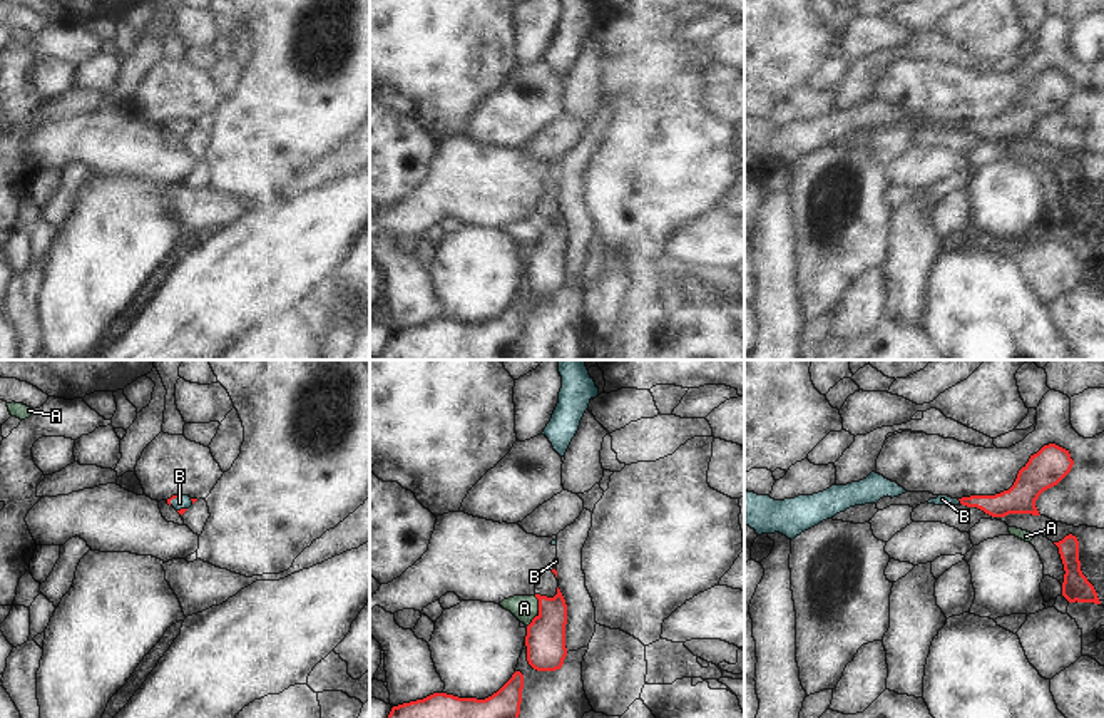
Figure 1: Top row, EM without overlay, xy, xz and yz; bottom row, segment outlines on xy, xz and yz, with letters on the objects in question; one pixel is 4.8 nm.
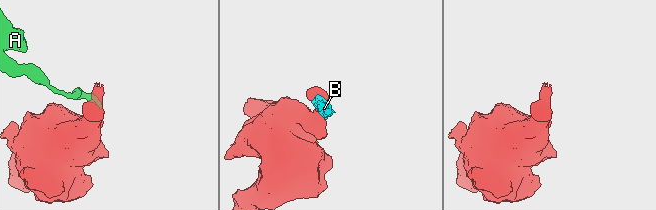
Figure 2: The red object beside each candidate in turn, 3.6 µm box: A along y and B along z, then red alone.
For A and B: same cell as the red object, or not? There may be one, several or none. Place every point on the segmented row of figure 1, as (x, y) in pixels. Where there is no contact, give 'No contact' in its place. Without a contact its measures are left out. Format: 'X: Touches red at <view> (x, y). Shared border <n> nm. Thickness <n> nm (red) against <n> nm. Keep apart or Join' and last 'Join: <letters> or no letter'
A: Touches red at xz (539, 611). Shared border 160 nm. Thickness 190 nm (red) against 120 nm. Keep apart
B: Touches red at yz (960, 502). Shared border 40 nm. Thickness 120 nm (red) against 50 nm. Join
Join: B.

